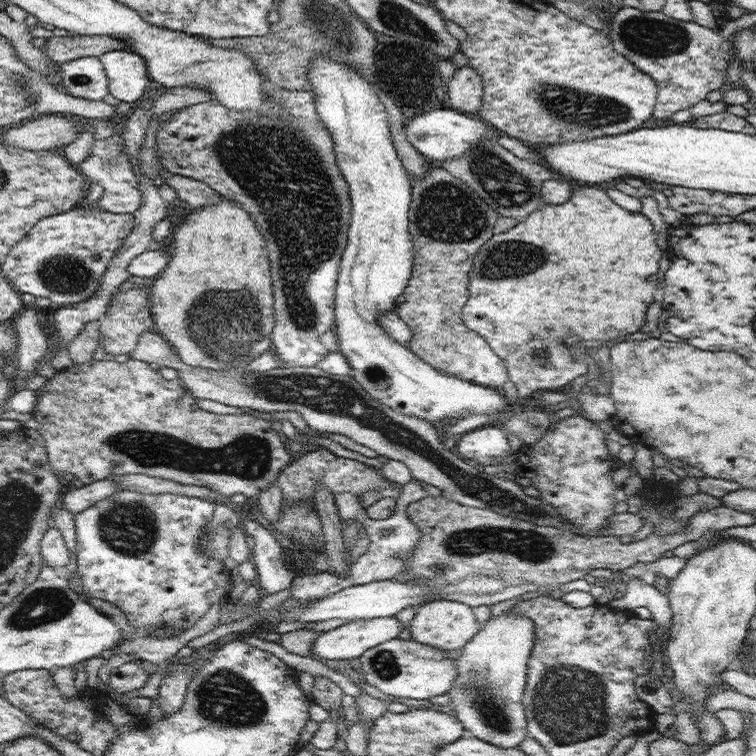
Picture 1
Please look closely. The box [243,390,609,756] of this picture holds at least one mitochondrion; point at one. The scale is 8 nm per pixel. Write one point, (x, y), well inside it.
(528, 544)

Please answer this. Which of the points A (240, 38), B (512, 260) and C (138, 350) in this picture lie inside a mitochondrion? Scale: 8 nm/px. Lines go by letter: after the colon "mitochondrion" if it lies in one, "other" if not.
A: other
B: mitochondrion
C: other

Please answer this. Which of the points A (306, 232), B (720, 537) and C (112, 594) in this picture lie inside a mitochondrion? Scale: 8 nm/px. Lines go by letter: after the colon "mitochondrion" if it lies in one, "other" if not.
A: mitochondrion
B: other
C: other

